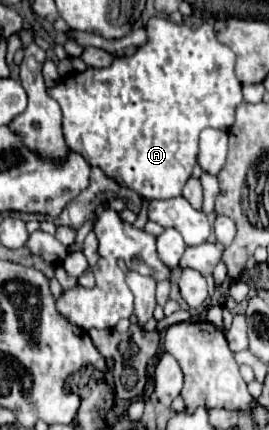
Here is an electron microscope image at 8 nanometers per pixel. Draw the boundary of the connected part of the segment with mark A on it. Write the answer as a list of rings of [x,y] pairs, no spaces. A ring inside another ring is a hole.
[[[153,17],[147,23],[149,41],[131,57],[119,57],[111,67],[87,67],[83,73],[63,77],[49,95],[63,111],[63,135],[71,151],[77,151],[89,165],[99,165],[107,177],[137,191],[145,199],[171,199],[181,195],[197,161],[199,133],[205,127],[229,129],[235,121],[235,107],[243,101],[241,83],[235,77],[235,53],[219,43],[211,25],[191,29],[169,19]]]

